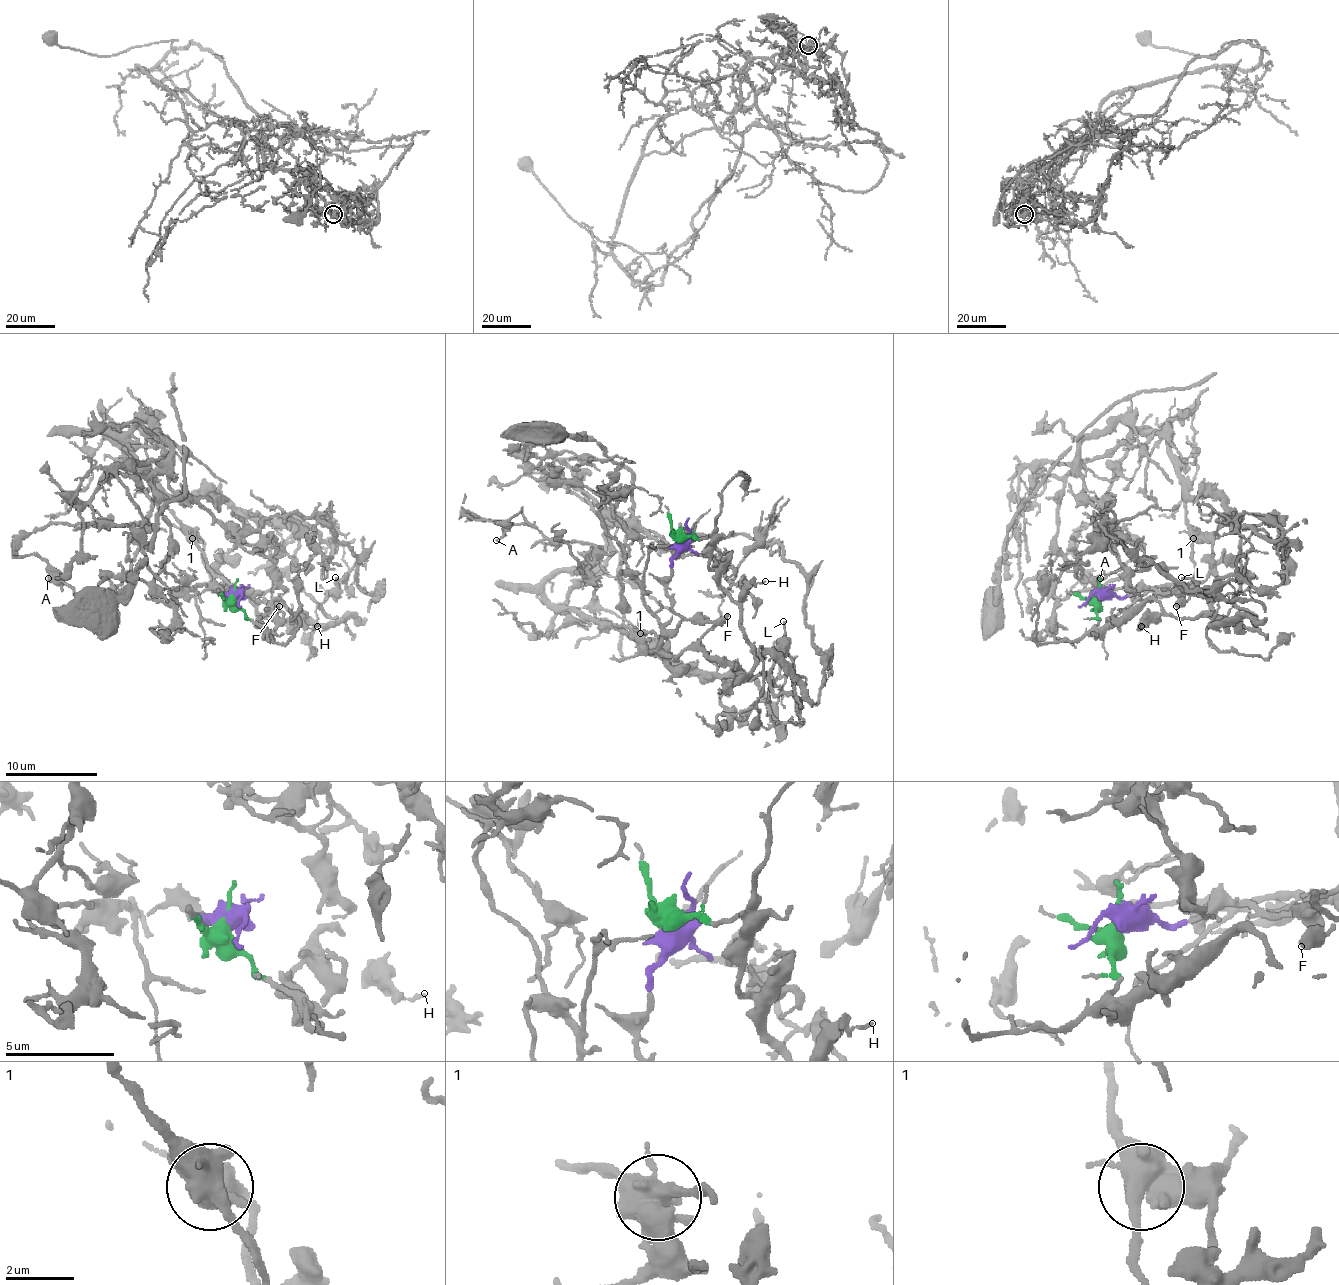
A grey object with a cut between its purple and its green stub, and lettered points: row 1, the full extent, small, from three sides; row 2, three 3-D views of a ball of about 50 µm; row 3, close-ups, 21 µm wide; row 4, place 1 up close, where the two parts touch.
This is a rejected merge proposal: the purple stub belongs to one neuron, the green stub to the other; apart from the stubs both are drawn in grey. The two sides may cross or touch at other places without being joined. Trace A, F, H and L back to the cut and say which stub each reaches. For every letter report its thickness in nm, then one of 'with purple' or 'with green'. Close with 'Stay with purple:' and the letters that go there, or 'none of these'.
A: 160 nm | with purple
F: 500 nm | with purple
H: 130 nm | with green
L: 150 nm | with purple
Stay with purple: A, F, L

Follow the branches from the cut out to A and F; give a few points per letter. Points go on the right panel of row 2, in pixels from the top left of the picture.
A: (1099, 595), (1173, 593), (1196, 572), (1186, 482), (1159, 432), (1131, 436), (1101, 524), (1074, 542), (1099, 579)
F: (1099, 595), (1127, 597), (1145, 588), (1166, 593), (1177, 588), (1180, 602), (1175, 607)

